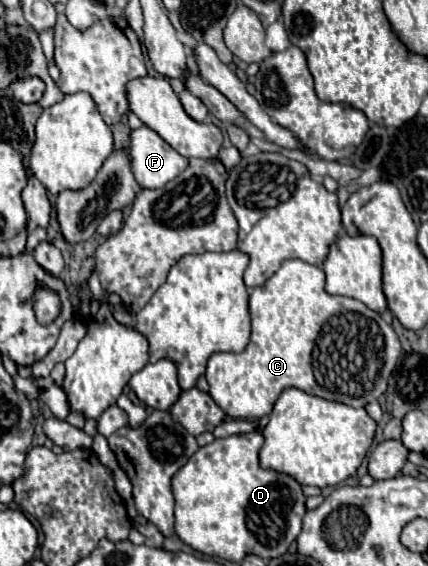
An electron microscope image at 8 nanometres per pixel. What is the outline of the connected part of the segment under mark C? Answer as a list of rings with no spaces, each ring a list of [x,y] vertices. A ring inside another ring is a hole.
[[[301,259],[283,261],[279,271],[251,291],[249,313],[253,323],[251,339],[245,351],[213,353],[207,361],[205,377],[209,381],[209,395],[227,415],[235,419],[261,419],[271,413],[281,391],[289,387],[297,387],[309,395],[339,401],[351,407],[365,407],[385,393],[387,381],[401,353],[401,343],[393,327],[361,301],[329,295],[325,291],[325,275],[321,267],[309,265]]]

